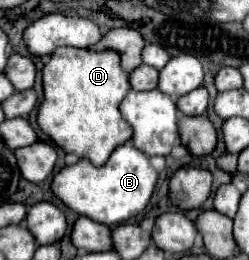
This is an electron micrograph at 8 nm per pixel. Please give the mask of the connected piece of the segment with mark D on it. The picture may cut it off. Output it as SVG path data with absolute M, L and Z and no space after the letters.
M58 47L44 65L44 101L38 111L38 123L50 139L66 153L90 159L102 165L110 153L132 139L132 127L120 115L120 103L132 89L130 75L120 65L114 51L92 51L76 47Z

